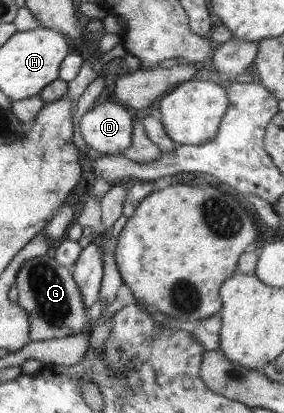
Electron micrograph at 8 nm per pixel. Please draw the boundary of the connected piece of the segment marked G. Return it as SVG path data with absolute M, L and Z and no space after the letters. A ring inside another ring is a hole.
M40 255L24 262L16 275L17 303L28 313L30 342L64 338L84 332L89 319L72 269L58 264L54 257Z

